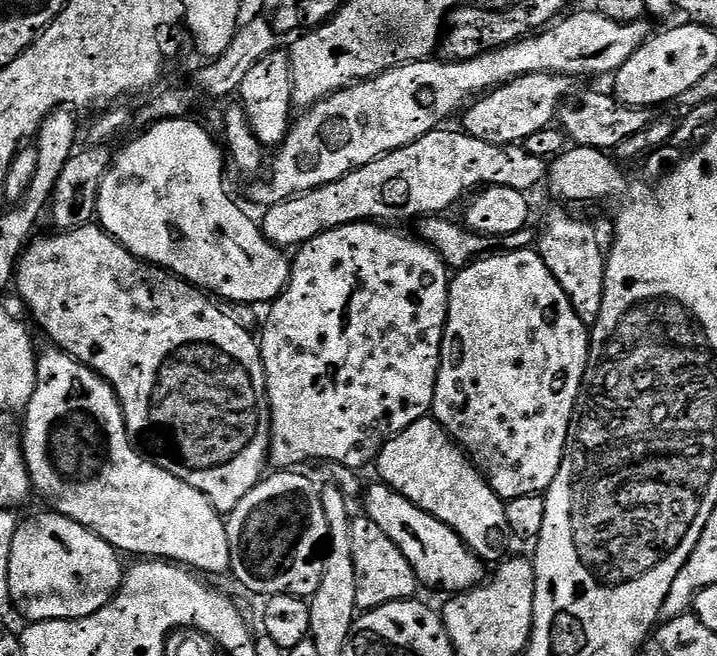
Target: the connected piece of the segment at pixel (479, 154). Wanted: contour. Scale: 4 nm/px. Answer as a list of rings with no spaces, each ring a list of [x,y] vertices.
[[[439,128],[430,134],[415,140],[413,143],[380,156],[372,163],[343,176],[336,182],[292,197],[282,203],[271,205],[260,220],[261,232],[268,242],[276,248],[300,247],[320,233],[329,232],[338,226],[355,224],[369,220],[387,220],[386,218],[423,218],[449,211],[448,208],[468,190],[487,186],[490,188],[509,188],[525,194],[532,194],[539,184],[543,185],[550,171],[549,161],[527,152],[527,147],[518,144],[507,144],[506,147],[494,146],[490,142],[481,142],[470,138],[462,130]]]

